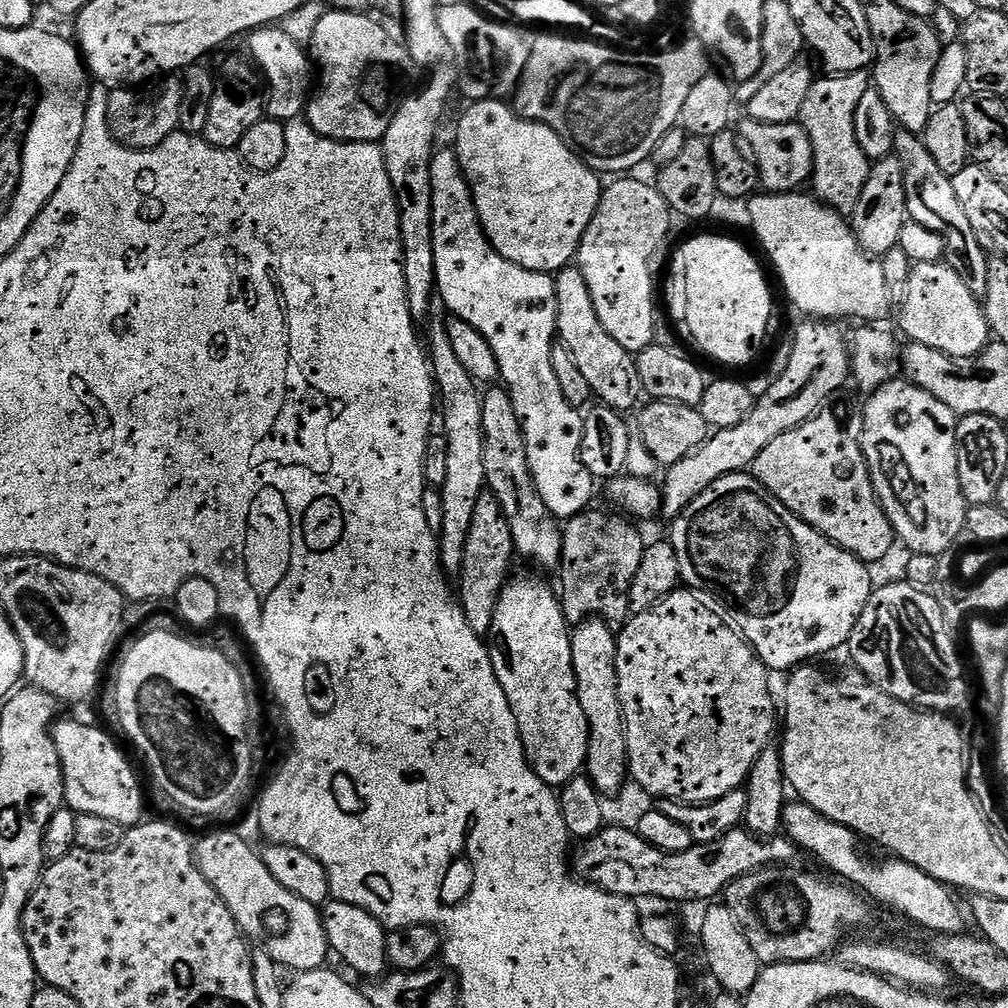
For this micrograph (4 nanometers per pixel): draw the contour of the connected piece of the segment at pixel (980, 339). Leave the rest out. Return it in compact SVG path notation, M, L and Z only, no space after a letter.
M947 262L913 263L910 282L899 308L900 328L911 343L930 346L934 350L942 350L942 354L958 358L977 356L990 343L990 329L984 316L983 303Z

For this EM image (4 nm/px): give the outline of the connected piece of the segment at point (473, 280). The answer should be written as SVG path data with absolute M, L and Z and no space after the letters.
M437 151L430 166L432 187L432 233L434 234L434 270L436 271L436 292L444 299L451 315L462 318L490 342L494 358L498 358L500 380L508 389L514 402L514 414L518 414L520 429L524 435L526 458L530 466L532 481L536 483L540 497L552 515L557 518L571 518L585 511L592 500L594 478L582 466L580 443L584 429L584 416L564 397L556 364L552 361L552 340L557 339L556 330L556 281L549 273L526 270L498 254L488 241L488 235L480 224L476 203L472 200L472 186L460 169L460 160L455 151Z

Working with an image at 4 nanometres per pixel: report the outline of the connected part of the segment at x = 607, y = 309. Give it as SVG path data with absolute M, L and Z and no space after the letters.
M616 178L612 185L605 187L600 193L600 205L586 230L576 254L582 278L586 278L586 286L590 286L590 298L594 302L594 310L606 326L610 338L618 342L628 352L639 354L657 339L656 336L656 304L652 301L652 255L660 248L660 243L668 236L668 227L674 221L668 203L662 198L659 187L643 184L632 178Z

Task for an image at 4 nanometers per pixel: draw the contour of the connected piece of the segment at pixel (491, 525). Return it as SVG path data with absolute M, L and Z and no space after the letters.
M486 490L474 506L474 518L470 521L470 534L466 538L464 564L458 573L460 608L464 611L466 622L470 622L472 629L482 638L492 631L496 607L510 576L508 563L511 562L512 556L514 557L514 545L510 522L496 495Z

